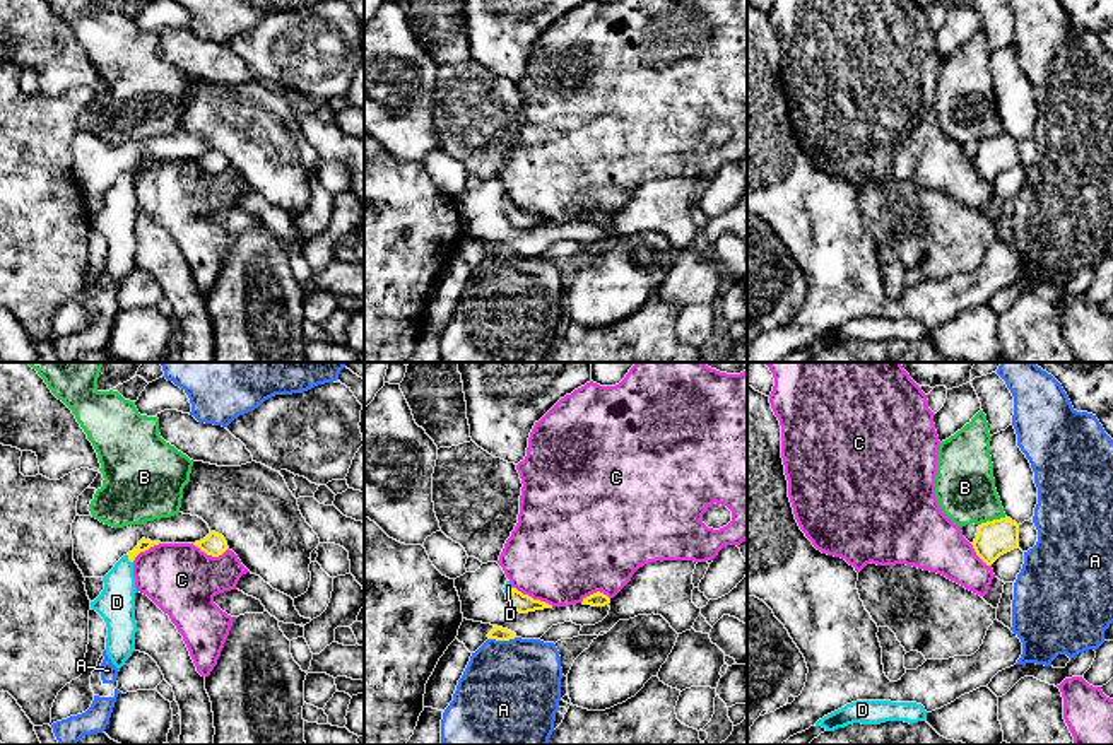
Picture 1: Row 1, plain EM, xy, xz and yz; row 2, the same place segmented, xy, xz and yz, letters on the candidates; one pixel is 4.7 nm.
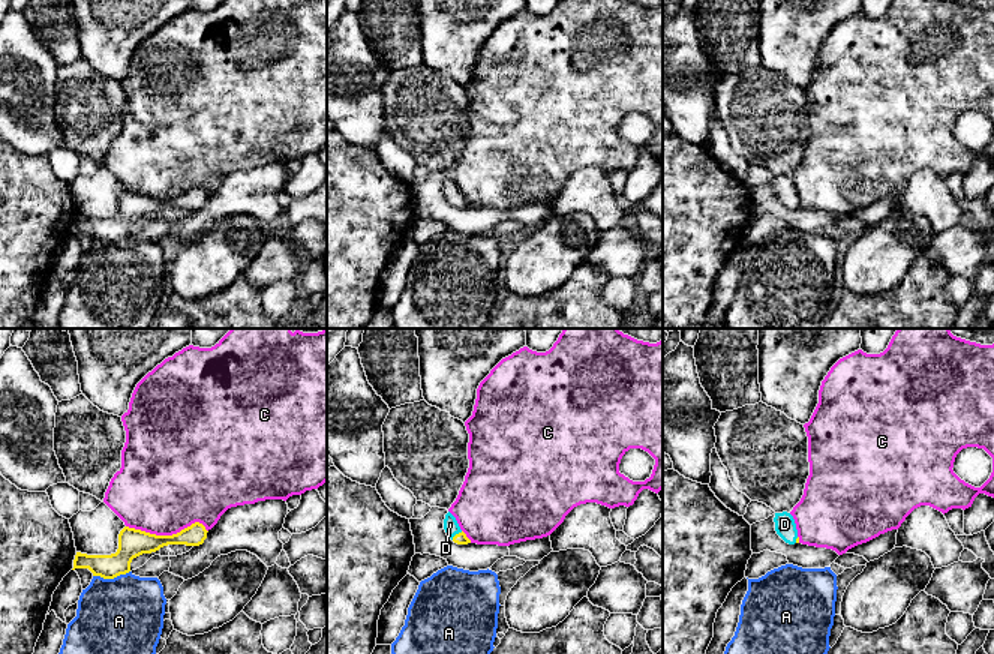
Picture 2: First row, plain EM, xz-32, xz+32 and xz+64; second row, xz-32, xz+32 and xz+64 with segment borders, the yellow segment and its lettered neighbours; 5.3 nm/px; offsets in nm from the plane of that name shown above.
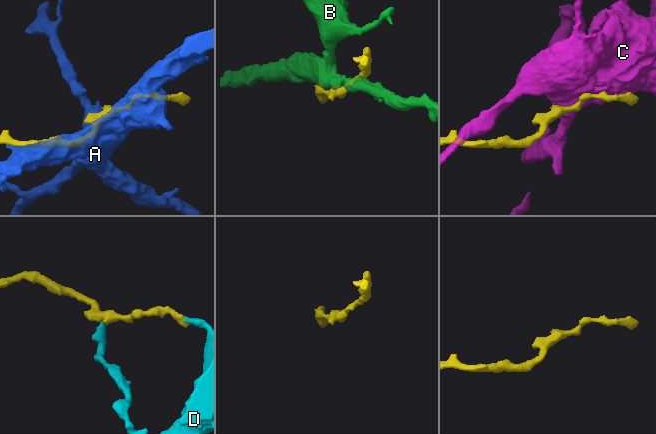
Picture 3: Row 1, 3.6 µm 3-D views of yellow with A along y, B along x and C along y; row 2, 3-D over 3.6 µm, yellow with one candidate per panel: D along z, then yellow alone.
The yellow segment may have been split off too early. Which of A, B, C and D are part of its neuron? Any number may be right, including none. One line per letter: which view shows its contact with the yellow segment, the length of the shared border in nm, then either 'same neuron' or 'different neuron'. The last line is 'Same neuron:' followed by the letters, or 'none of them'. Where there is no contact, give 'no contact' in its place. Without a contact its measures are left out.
A: meets yellow in xz; contact 130 nm long; different neuron
B: meets yellow in yz; contact 130 nm long; different neuron
C: meets yellow in xz; contact 220 nm long; different neuron
D: meets yellow in xy; contact 50 nm long; same neuron
Same neuron: D

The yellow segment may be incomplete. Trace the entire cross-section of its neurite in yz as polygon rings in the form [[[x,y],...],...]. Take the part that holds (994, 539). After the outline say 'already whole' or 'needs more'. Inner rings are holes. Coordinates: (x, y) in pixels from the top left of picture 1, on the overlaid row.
[[[1007,516],[981,523],[971,545],[976,555],[992,566],[1000,555],[1019,548],[1019,525]]]; already whole

